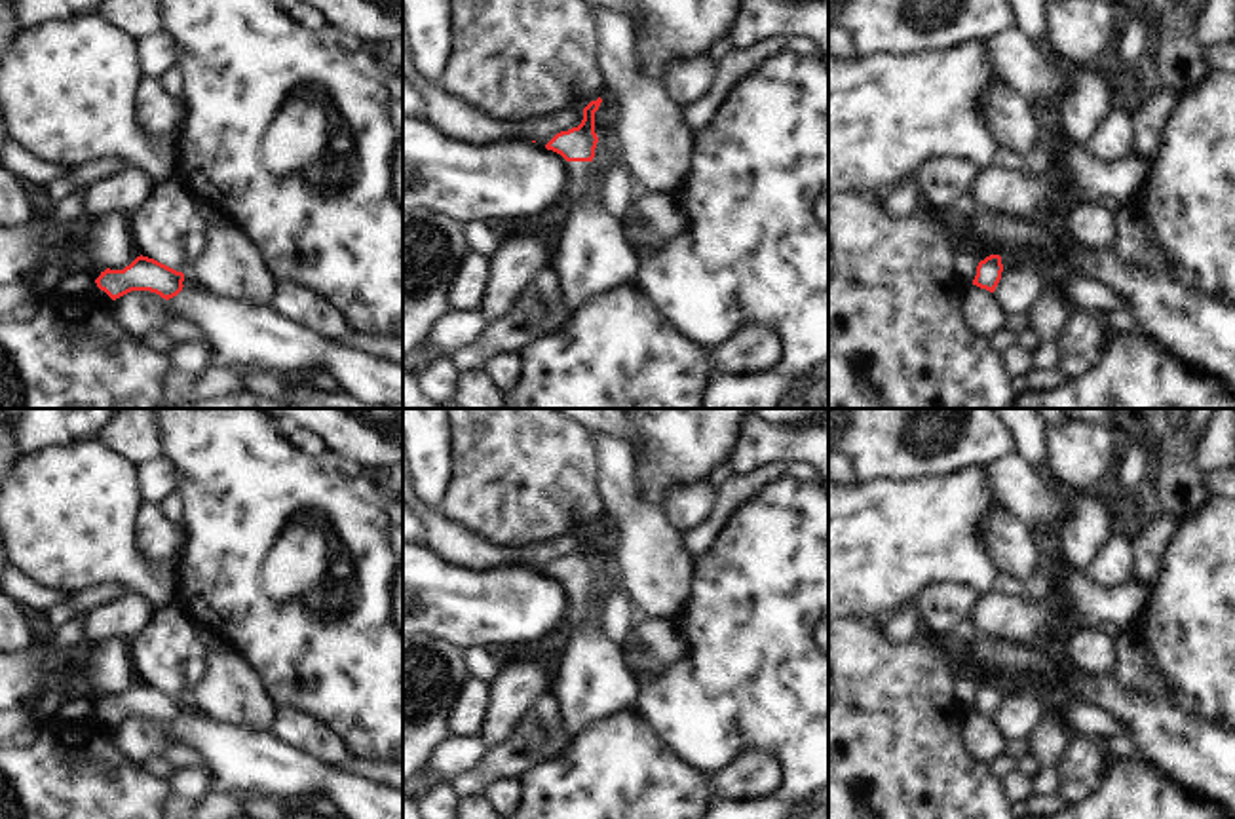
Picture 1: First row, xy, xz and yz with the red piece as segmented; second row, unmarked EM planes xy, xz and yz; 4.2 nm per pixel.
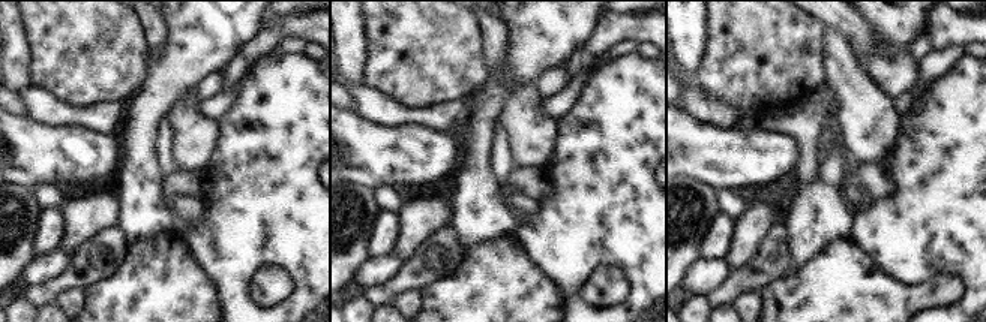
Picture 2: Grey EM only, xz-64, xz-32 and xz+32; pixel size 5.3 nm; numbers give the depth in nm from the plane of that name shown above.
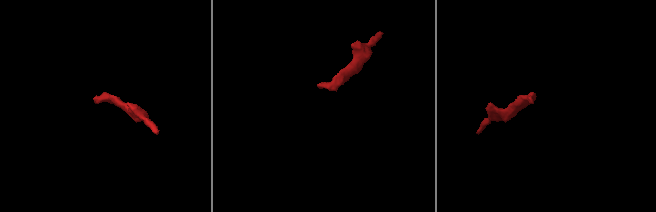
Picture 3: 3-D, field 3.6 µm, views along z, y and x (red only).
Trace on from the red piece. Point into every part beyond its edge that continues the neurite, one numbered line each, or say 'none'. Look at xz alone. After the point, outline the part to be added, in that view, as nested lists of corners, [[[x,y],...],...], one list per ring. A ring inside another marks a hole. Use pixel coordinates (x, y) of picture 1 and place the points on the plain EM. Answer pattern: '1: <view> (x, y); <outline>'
1: xz (578, 595); [[[568,587],[566,593],[568,593],[568,599],[570,599],[570,616],[568,616],[566,625],[576,627],[585,618],[589,587]]]

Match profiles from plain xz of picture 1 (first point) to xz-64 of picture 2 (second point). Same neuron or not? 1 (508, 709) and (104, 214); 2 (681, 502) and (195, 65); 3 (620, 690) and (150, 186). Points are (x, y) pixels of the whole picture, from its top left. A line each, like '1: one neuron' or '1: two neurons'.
1: one neuron
2: two neurons
3: one neuron

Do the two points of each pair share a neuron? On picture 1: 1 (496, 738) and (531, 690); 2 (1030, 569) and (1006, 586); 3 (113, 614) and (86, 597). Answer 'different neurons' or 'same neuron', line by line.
1: same neuron
2: different neurons
3: different neurons

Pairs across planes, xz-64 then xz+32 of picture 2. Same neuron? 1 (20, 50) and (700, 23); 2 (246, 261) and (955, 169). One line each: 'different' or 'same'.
1: same
2: same

